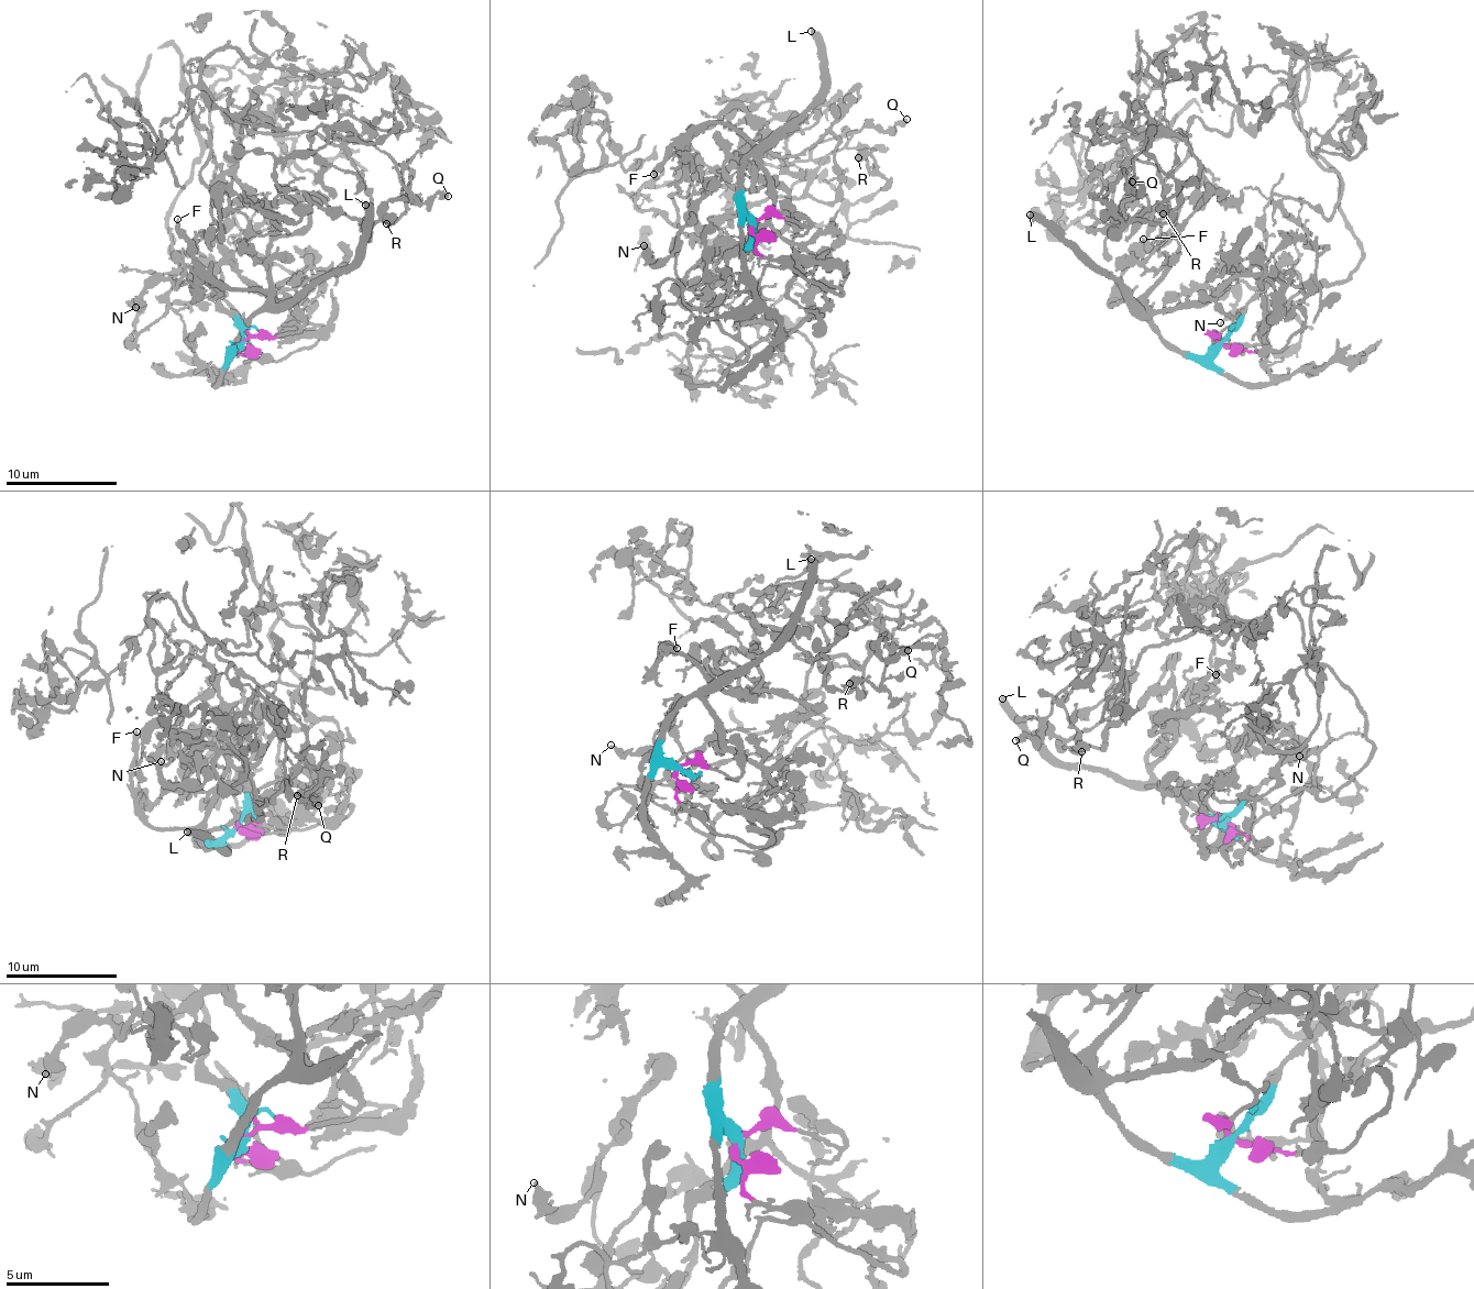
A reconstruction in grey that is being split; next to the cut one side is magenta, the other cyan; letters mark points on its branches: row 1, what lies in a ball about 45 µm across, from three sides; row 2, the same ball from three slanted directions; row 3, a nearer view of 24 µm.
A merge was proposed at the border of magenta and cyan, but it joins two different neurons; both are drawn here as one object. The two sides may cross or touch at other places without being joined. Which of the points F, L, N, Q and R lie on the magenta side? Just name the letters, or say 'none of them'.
N, Q, R

